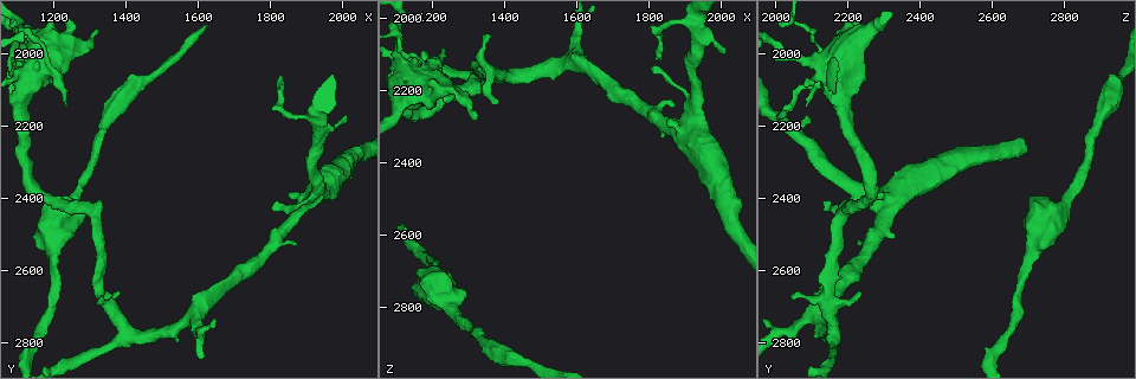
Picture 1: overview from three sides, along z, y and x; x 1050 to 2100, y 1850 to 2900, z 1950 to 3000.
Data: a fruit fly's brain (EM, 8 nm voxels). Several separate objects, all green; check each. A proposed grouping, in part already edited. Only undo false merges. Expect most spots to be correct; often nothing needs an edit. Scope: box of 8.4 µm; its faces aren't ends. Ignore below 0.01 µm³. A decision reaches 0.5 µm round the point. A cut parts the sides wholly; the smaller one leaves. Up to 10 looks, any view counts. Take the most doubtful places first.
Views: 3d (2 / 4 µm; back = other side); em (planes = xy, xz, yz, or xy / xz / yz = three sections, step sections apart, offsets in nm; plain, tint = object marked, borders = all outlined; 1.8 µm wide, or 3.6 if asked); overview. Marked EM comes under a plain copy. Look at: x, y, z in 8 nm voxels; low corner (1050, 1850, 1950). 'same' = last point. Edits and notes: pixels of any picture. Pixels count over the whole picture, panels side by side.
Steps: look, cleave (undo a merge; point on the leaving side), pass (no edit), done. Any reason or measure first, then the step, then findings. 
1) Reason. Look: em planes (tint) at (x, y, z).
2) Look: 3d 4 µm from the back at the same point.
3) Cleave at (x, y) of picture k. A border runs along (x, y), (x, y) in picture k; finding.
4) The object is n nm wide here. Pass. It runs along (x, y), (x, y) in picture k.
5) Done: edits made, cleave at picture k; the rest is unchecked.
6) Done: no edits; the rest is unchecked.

Look: em yz step 8 (tint) at (1400, 2765, 2160).

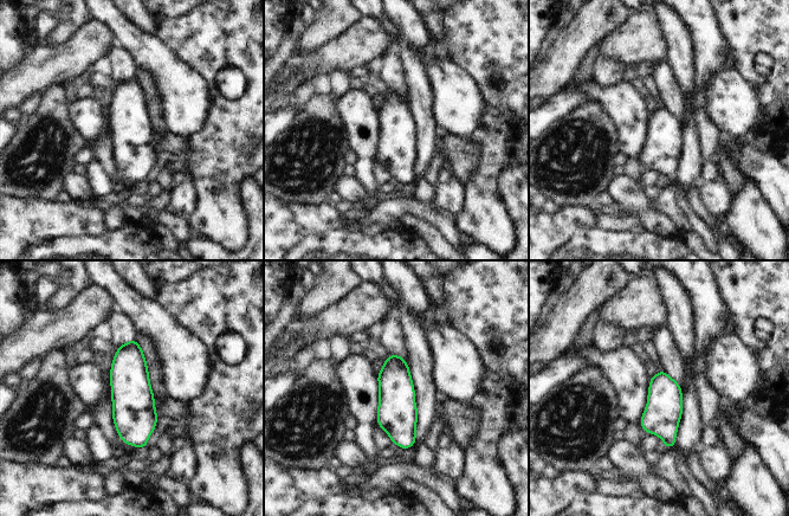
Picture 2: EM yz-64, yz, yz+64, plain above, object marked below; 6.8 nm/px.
Cut it another way. Look: em planes (tint) at the same point.

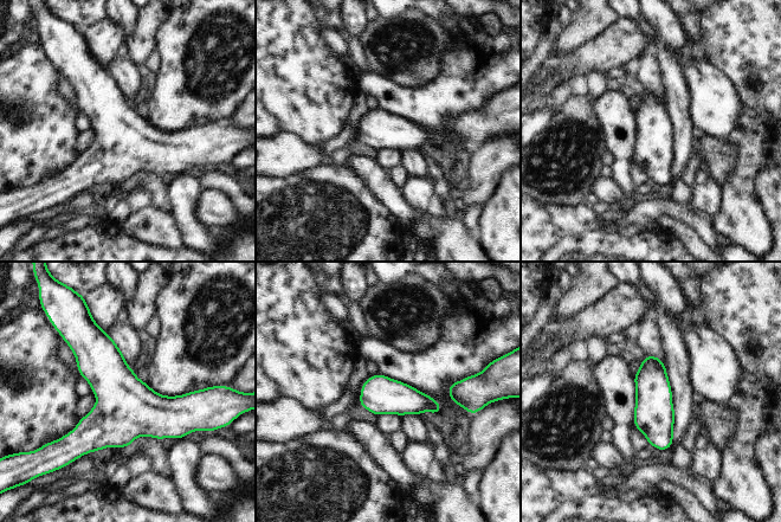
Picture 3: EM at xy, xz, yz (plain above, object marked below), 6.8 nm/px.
Pass. All the same cell.

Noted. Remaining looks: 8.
Thin arm on a thick one. Look: em planes (tint) at (1925, 2185, 2025).

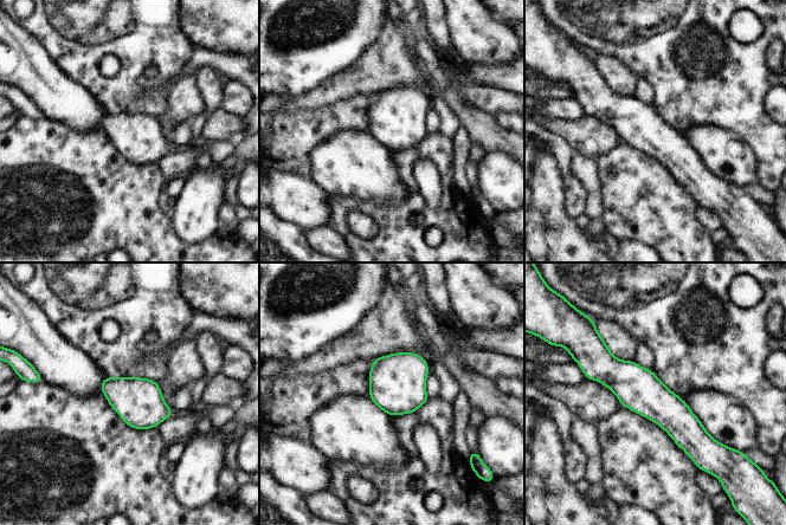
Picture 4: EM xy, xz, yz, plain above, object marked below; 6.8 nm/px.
Pass. It runs along (591, 370), (625, 378), (710, 441) in picture 4; continuous, no second cell.

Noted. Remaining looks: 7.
A fork. Look: 3d 4 µm from the back at (1915, 2390, 2320).

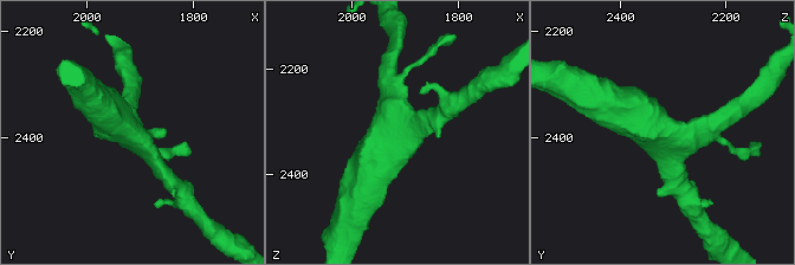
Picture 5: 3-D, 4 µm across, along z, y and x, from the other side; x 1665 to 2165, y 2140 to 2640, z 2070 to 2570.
Shape alone is not enough. Look: em 3.6 µm yz step 8 (tint) at (1915, 2400, 2320).

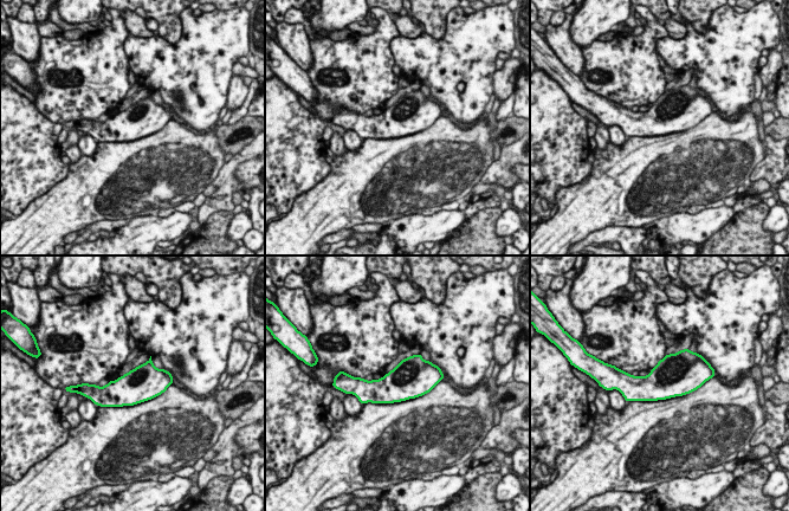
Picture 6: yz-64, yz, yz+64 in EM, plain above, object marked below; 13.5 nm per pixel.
The object is 480 nm wide here. Pass. Continuous, no second cell.

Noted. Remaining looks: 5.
Calibre changes. Look: 3d 4 µm at (1195, 2565, 2705).

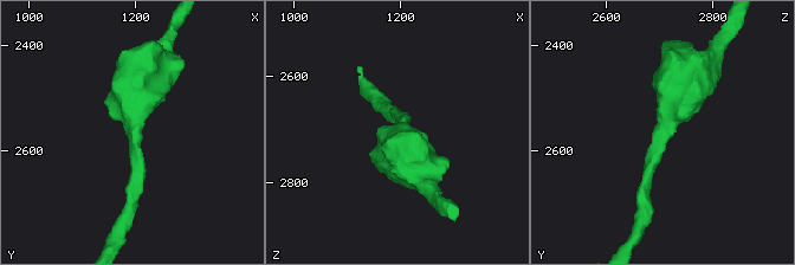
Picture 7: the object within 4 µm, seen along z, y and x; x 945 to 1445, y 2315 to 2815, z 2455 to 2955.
Look: em 3.6 µm xz step 8 (tint) at (1195, 2560, 2710).

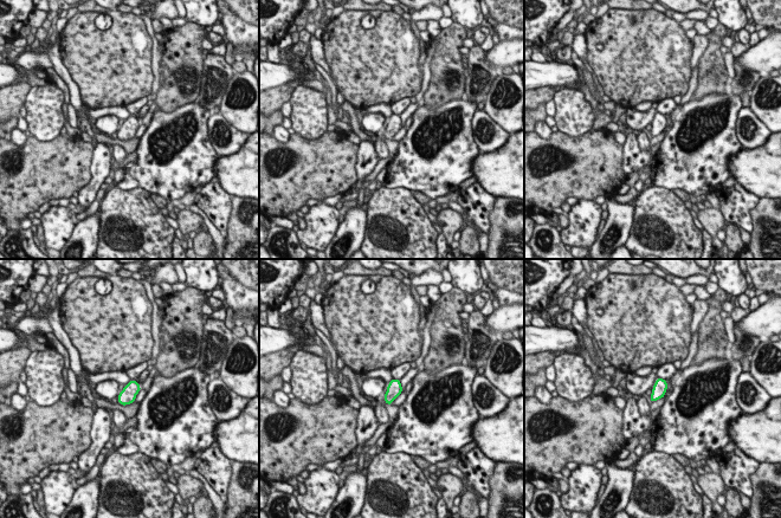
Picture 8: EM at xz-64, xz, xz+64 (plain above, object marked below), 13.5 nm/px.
Look: em 3.6 µm planes (tint) at the same point.

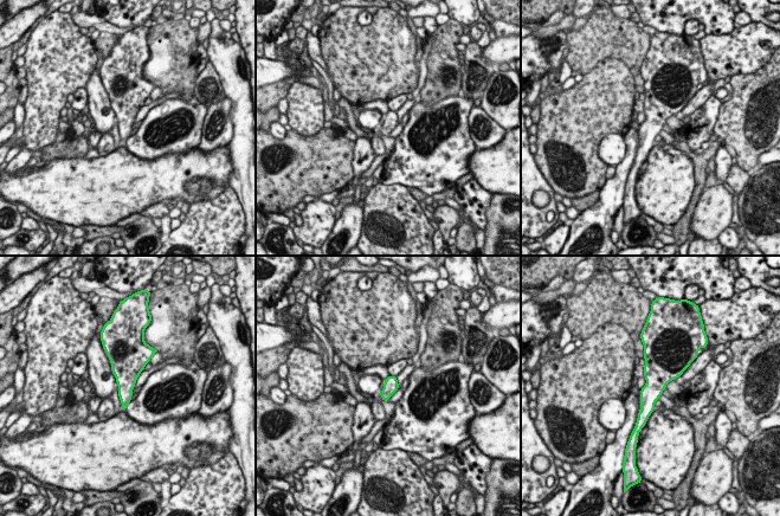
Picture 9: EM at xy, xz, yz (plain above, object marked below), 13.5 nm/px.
The object is 200 nm wide here. Pass. One cell here.

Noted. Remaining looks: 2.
Done: no edits; the rest is unchecked.

